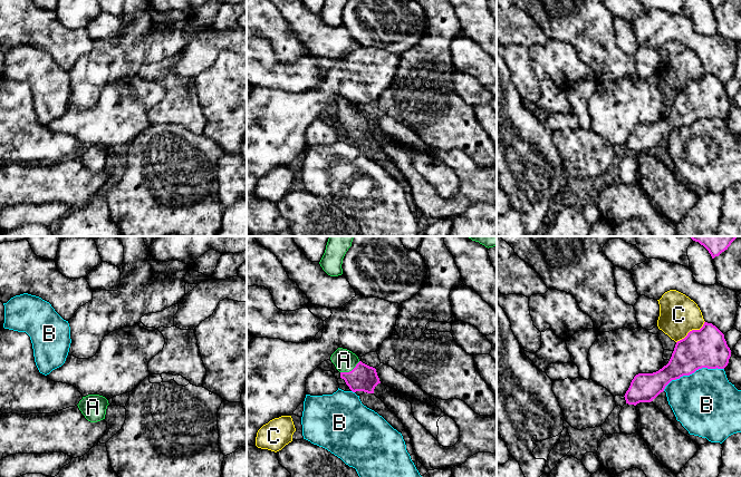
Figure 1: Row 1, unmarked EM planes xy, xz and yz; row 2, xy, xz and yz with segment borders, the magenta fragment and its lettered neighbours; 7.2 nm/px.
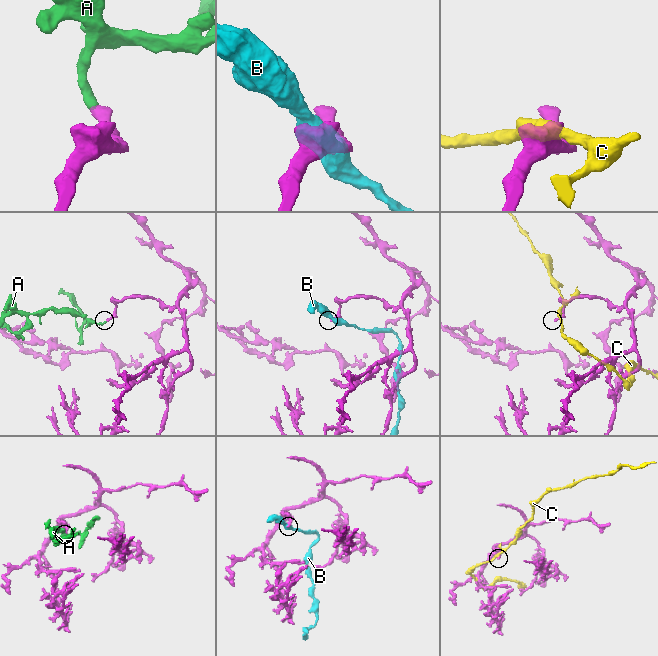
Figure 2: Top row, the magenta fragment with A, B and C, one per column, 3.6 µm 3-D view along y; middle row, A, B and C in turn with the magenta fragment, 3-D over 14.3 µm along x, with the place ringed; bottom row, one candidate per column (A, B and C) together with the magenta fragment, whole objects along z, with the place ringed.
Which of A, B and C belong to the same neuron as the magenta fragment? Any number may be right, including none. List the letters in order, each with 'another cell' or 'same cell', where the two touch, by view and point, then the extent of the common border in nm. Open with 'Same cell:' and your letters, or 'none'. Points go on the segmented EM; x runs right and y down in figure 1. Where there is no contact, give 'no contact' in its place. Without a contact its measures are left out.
Same cell: A
A: same cell; meets magenta in xz at (349, 371); contact 170 nm long
B: another cell; meets magenta in yz at (692, 372); contact 460 nm long
C: another cell; meets magenta in yz at (692, 330); contact 260 nm long

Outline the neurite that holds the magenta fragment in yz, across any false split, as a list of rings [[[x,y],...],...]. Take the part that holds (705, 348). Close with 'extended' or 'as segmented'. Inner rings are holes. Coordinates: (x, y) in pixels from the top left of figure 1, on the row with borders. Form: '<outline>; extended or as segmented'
[[[704,322],[700,330],[692,330],[687,335],[677,341],[672,357],[666,366],[653,373],[638,373],[631,382],[625,393],[625,400],[628,405],[636,406],[639,402],[651,402],[665,387],[672,381],[683,376],[690,376],[702,368],[724,369],[731,357],[731,350],[726,344],[724,334],[712,323]]]; as segmented

